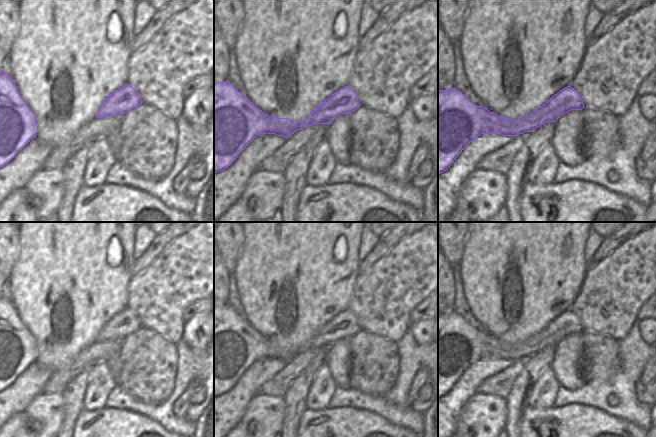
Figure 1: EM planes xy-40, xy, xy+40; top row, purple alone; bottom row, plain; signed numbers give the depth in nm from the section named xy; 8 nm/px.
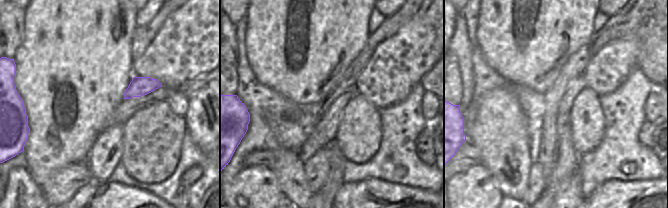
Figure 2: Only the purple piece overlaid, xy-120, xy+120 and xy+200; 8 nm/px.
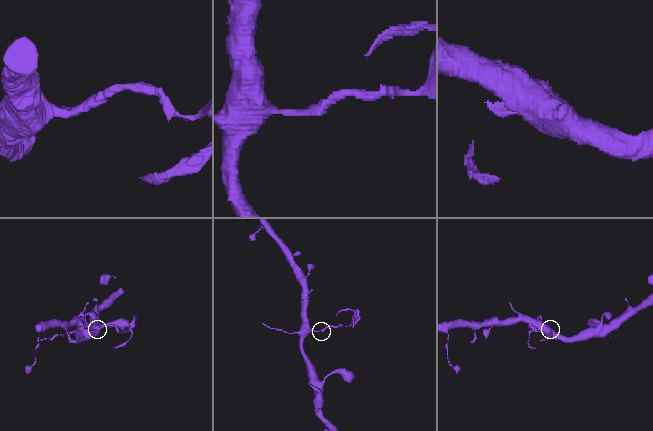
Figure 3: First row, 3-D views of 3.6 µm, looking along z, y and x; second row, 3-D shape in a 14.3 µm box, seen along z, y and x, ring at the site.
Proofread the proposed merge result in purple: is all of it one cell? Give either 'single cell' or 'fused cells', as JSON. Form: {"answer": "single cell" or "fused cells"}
{"answer": "fused cells"}

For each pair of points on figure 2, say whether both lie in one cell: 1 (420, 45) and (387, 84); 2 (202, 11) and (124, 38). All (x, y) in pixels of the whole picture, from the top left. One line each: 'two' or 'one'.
1: one
2: two

